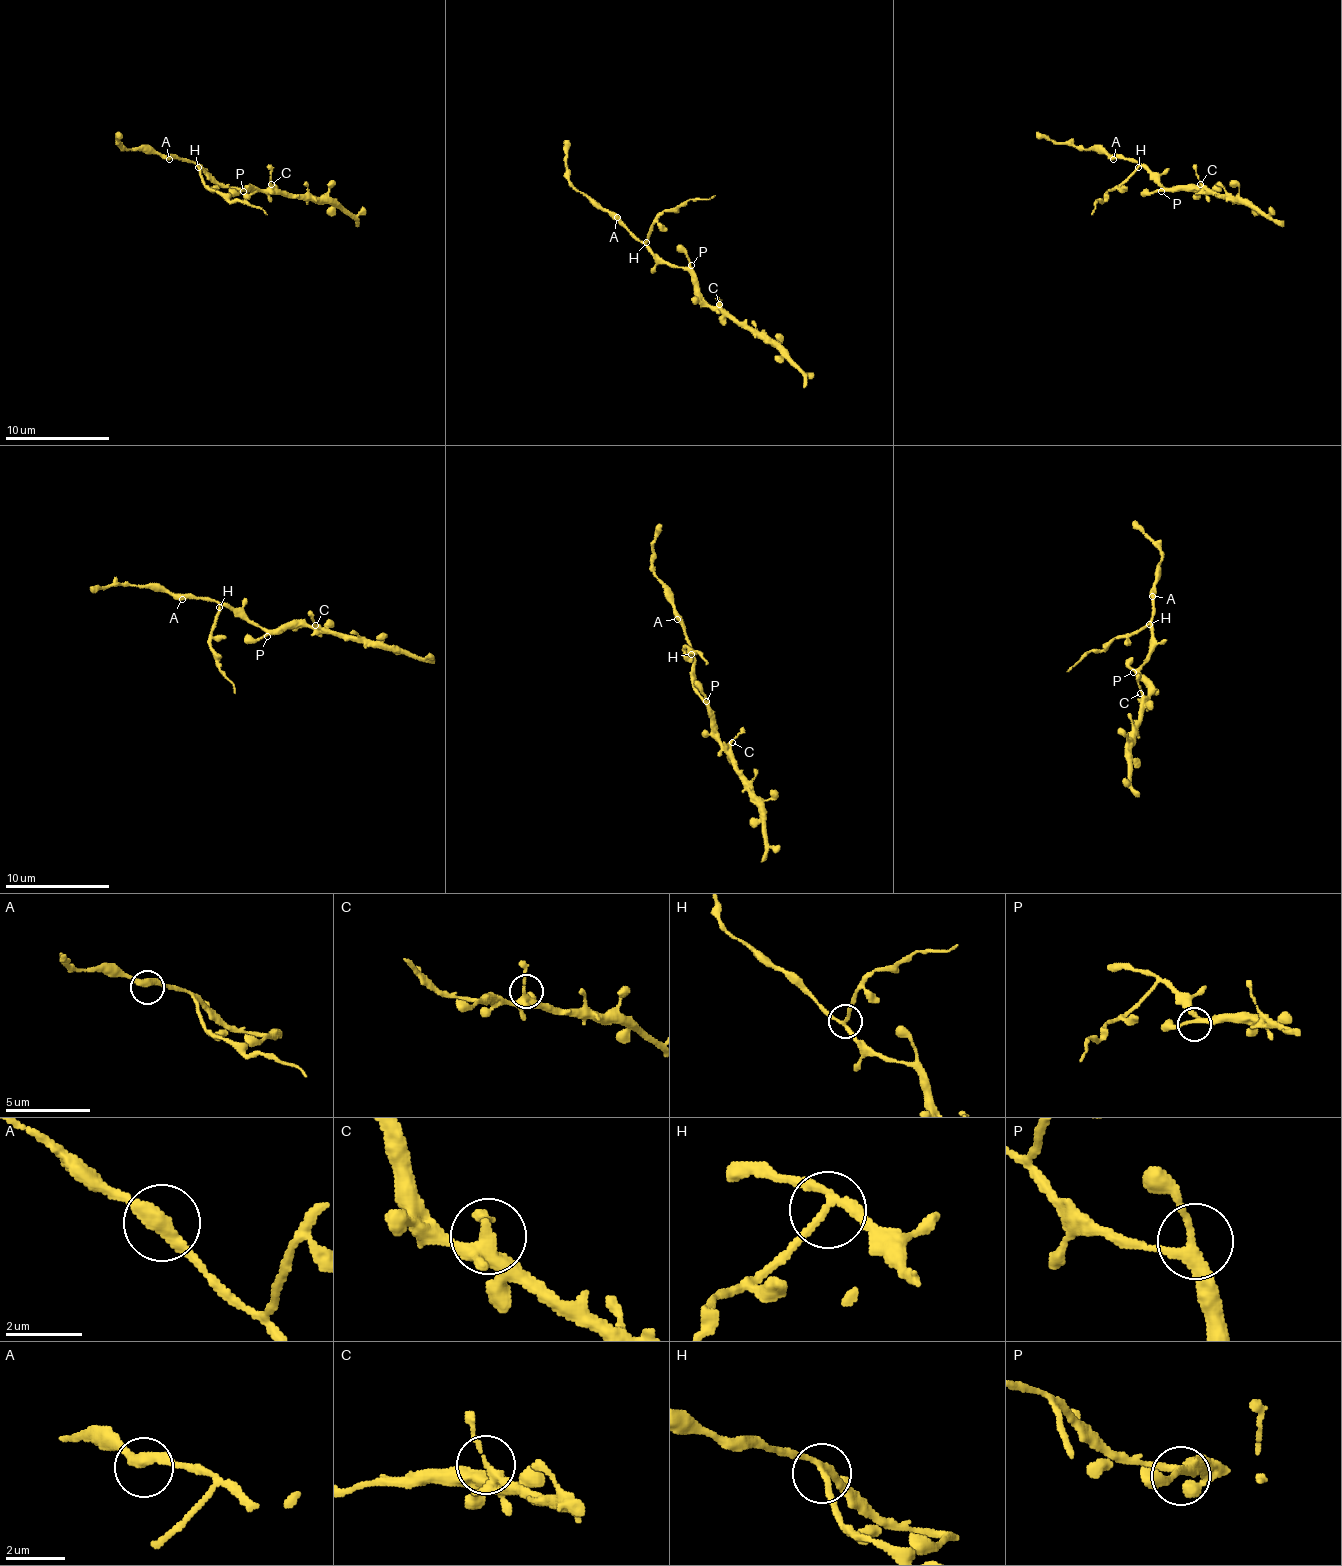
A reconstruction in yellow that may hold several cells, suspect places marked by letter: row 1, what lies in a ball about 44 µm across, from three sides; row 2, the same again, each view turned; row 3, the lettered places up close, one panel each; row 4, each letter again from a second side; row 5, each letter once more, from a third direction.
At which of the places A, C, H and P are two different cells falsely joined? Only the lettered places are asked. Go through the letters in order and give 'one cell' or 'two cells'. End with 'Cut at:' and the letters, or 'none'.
A: one cell
C: one cell
H: two cells
P: one cell
Cut at: H

